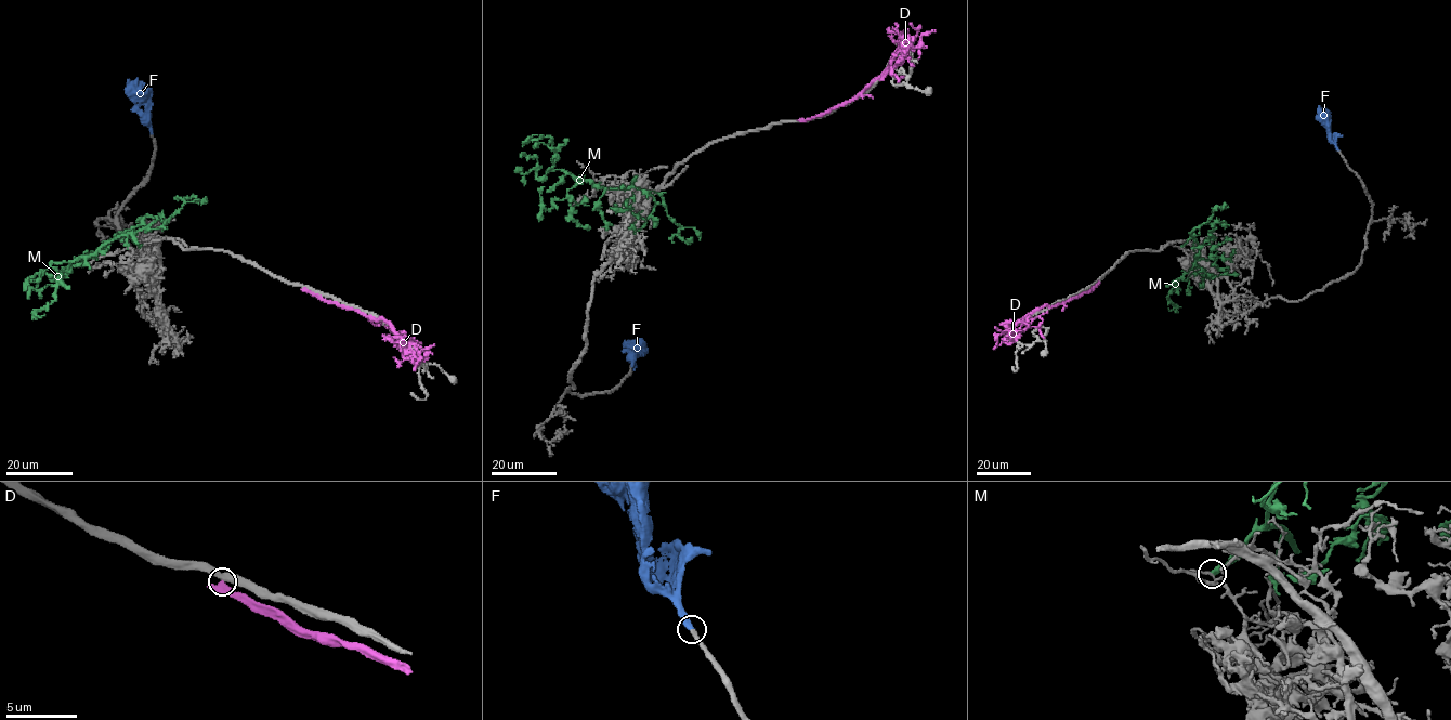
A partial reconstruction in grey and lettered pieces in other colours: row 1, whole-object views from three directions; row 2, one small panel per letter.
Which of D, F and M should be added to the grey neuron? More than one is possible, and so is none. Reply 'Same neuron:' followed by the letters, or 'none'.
Same neuron: F

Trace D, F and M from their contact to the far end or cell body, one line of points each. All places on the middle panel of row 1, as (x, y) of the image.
D: (801, 120), (853, 100), (903, 49), (906, 53), (899, 61), (902, 53), (897, 53), (891, 63), (899, 82)
F: (632, 365), (635, 354), (638, 354), (630, 340)
M: (637, 175), (619, 188), (547, 171), (559, 158), (549, 136), (528, 140), (538, 134)

